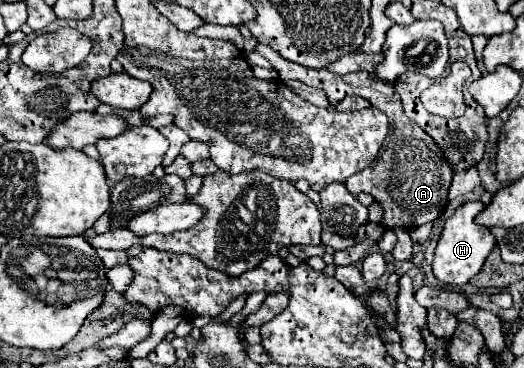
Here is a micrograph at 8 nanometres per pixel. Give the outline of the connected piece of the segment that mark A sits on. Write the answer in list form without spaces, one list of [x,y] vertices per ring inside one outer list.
[[[260,42],[256,44],[254,52],[268,58],[268,62],[280,72],[280,80],[282,78],[284,78],[284,82],[300,80],[308,86],[326,90],[330,104],[338,104],[340,96],[346,96],[346,94],[362,94],[366,100],[370,100],[370,104],[374,108],[382,110],[388,116],[390,132],[380,148],[380,154],[376,156],[376,162],[372,162],[372,166],[360,170],[358,174],[354,174],[346,180],[346,188],[352,194],[368,192],[374,196],[374,200],[378,200],[384,206],[384,220],[382,220],[384,228],[394,228],[394,226],[416,228],[426,222],[434,222],[442,214],[444,204],[446,204],[446,194],[448,194],[448,188],[452,182],[452,168],[446,164],[446,160],[444,160],[440,148],[434,144],[434,140],[420,126],[416,126],[416,122],[408,120],[394,86],[380,82],[380,80],[372,78],[372,74],[364,74],[364,72],[336,76],[330,70],[304,68],[300,64],[284,60],[278,52],[274,52],[270,46],[260,44]]]

